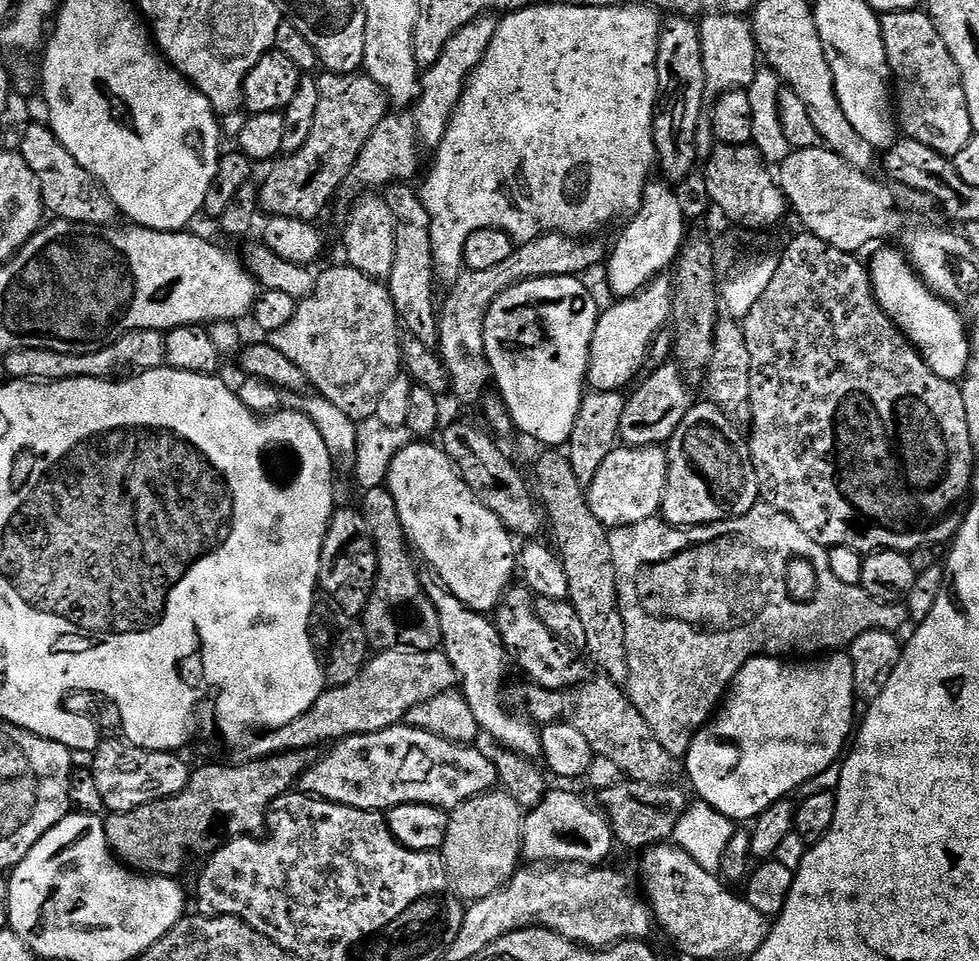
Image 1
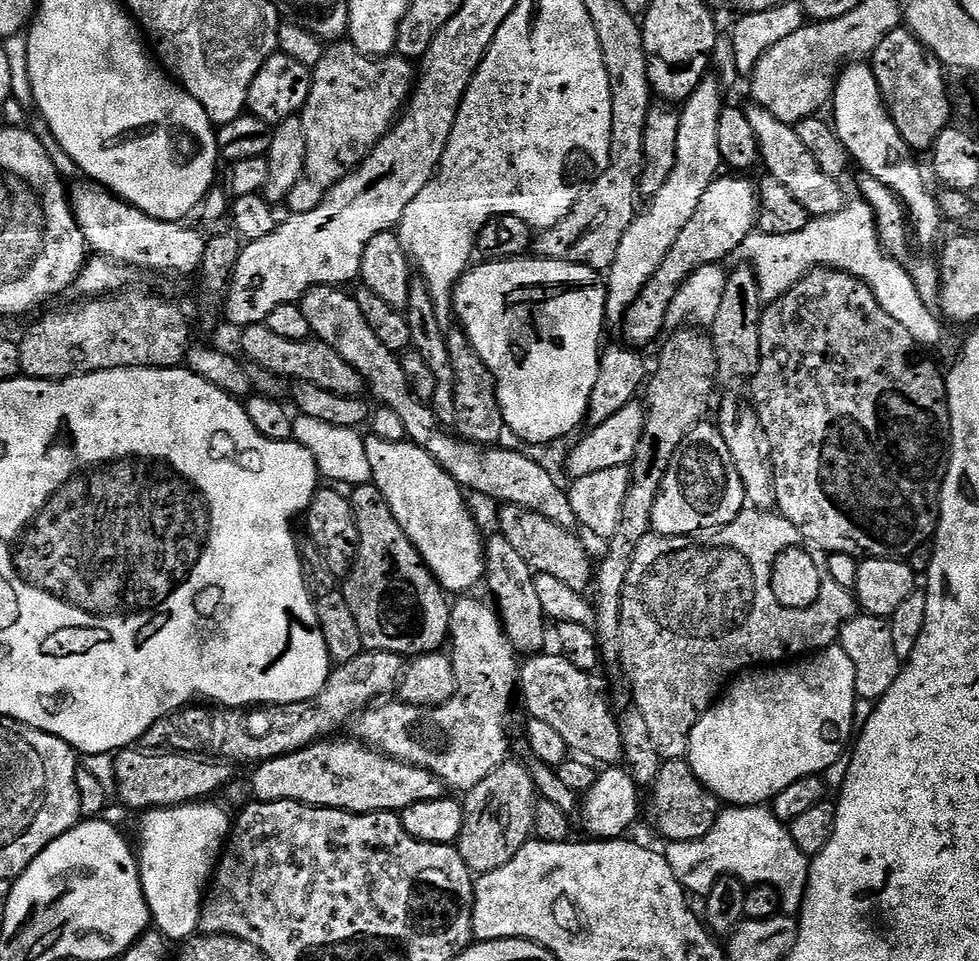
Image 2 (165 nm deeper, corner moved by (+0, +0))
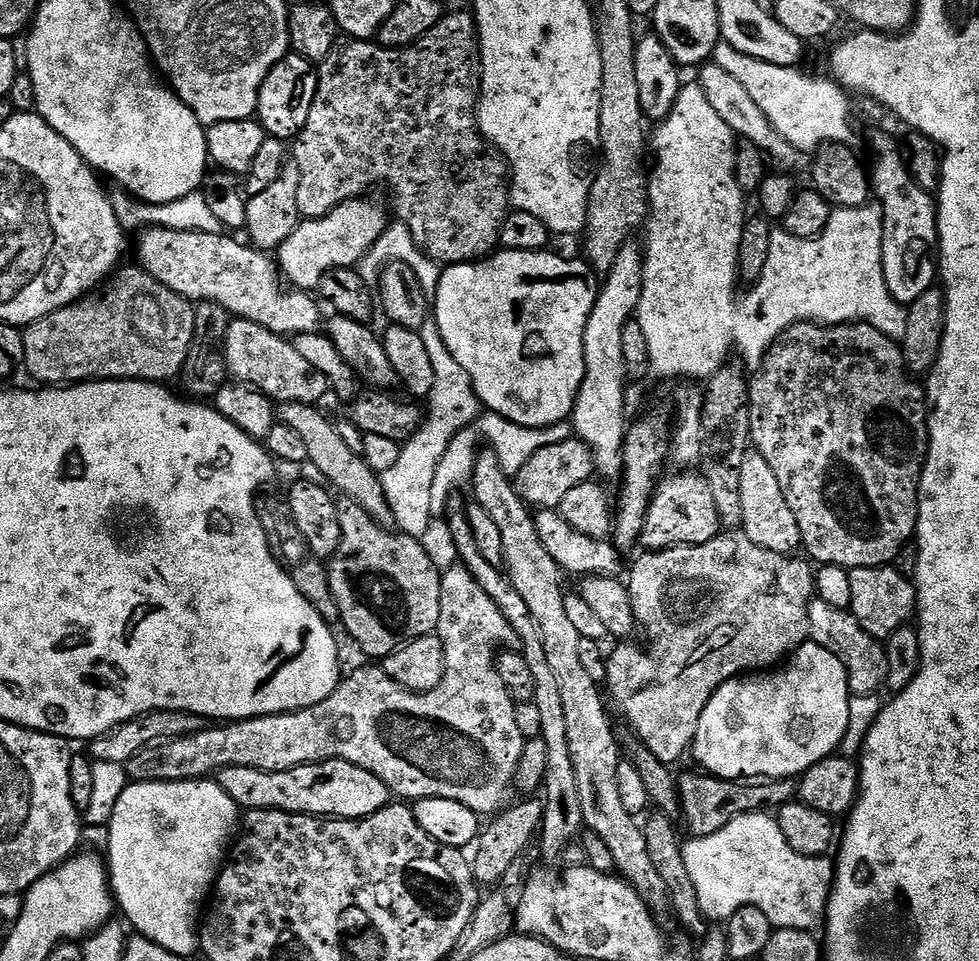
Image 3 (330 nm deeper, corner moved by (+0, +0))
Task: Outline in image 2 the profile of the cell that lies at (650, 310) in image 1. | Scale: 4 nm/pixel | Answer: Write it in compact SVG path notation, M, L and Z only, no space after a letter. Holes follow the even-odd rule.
M740 174L721 175L702 194L702 202L698 202L698 210L694 210L694 218L686 222L682 234L678 234L674 246L670 246L670 254L662 258L662 266L646 282L642 294L630 306L622 321L623 339L629 345L641 346L651 340L661 339L660 331L665 331L665 320L670 304L679 288L691 275L707 264L720 264L724 259L732 258L738 246L748 235L757 231L760 219L760 193L755 183L743 180Z

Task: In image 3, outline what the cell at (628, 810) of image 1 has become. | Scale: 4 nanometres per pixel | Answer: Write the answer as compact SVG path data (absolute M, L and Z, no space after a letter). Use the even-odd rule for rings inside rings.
M688 772L684 777L681 775L678 780L680 816L688 823L692 836L715 834L717 830L722 830L722 826L726 826L726 822L734 822L734 818L762 812L765 809L778 810L784 804L793 803L798 796L798 784L792 778L771 780L759 776L749 780L724 780L721 776L696 772Z

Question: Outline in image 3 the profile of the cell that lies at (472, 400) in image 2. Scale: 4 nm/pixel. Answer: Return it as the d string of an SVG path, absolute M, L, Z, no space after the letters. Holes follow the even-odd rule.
M489 446L477 454L471 488L471 499L482 506L482 510L486 510L486 514L490 514L490 519L498 525L502 534L503 567L506 575L510 582L514 582L514 590L518 590L518 594L526 602L530 614L534 614L534 622L542 634L546 659L550 661L550 670L554 673L554 678L558 678L562 711L566 714L566 742L570 742L570 762L574 762L574 779L578 781L584 828L598 834L598 838L606 842L614 857L616 872L627 880L628 885L642 897L653 913L667 913L669 906L666 882L662 882L654 862L650 862L650 850L646 850L646 838L637 817L632 816L622 803L618 786L622 744L616 741L616 732L604 709L605 697L602 695L601 685L596 684L590 674L586 674L582 657L578 655L581 638L566 614L565 573L560 571L558 562L554 562L554 558L550 558L550 553L546 551L538 534L533 509L516 493L513 477L502 470L497 454Z

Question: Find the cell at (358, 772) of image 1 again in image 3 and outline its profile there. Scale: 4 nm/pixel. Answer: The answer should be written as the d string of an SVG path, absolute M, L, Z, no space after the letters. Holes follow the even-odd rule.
M327 760L321 764L298 766L294 770L263 772L246 766L221 768L215 773L216 785L236 803L241 810L268 808L271 812L302 812L306 816L361 820L390 803L388 787L368 770L350 762Z

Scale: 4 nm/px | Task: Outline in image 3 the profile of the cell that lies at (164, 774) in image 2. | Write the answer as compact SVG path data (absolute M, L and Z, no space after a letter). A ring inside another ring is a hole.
M456 608L452 616L445 615L442 620L443 627L453 628L453 632L446 636L446 647L448 649L448 669L442 678L442 682L434 690L429 692L408 692L394 682L384 673L383 667L376 668L356 668L352 676L345 675L340 683L336 685L334 694L326 698L321 704L315 704L309 708L300 708L297 712L280 712L276 716L255 716L253 720L237 720L235 722L225 723L223 726L208 726L204 731L193 736L183 736L177 740L162 740L159 744L151 744L140 751L133 760L128 763L127 773L133 781L136 782L182 782L183 780L202 780L211 777L220 771L221 768L230 766L246 766L254 770L263 772L281 772L282 770L294 770L298 766L307 764L321 764L327 760L341 760L350 762L362 770L368 770L374 774L386 787L389 793L398 795L408 802L415 802L422 798L454 798L454 802L462 802L462 806L470 806L470 810L481 814L496 814L505 807L504 799L508 796L508 791L513 791L516 783L516 771L518 762L524 753L526 743L522 730L518 730L518 722L514 722L514 710L517 701L513 700L512 695L506 690L502 678L498 678L496 669L497 649L492 649L492 632L484 628L477 634L474 629L468 628L468 612L464 608Z

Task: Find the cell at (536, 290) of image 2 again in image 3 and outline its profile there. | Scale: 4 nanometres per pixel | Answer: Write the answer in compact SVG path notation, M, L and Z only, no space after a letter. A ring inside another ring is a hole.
M552 250L543 252L509 252L497 251L495 254L475 262L466 264L450 264L441 271L438 290L434 293L434 321L441 331L450 354L457 359L459 365L470 376L473 389L481 405L488 412L496 412L502 418L517 423L518 426L530 428L546 428L560 420L571 417L572 407L576 404L576 395L582 386L584 377L584 331L586 322L596 305L598 276L583 259L567 260L564 256L555 256Z

